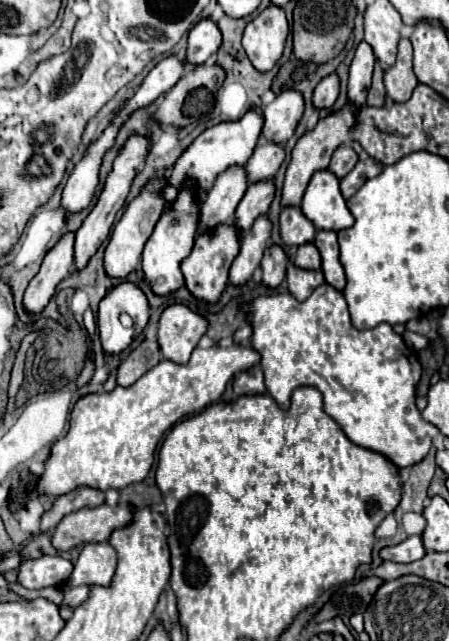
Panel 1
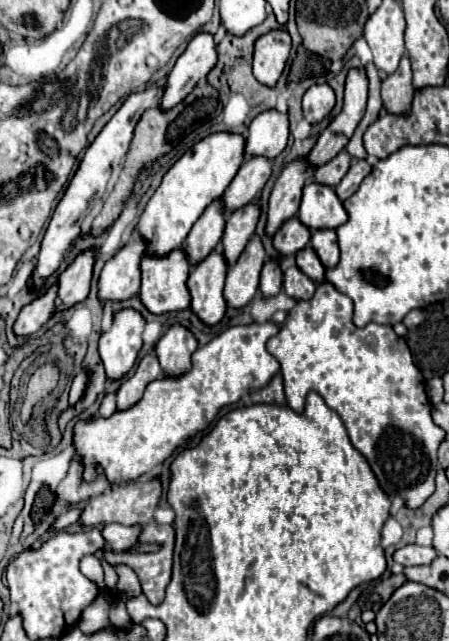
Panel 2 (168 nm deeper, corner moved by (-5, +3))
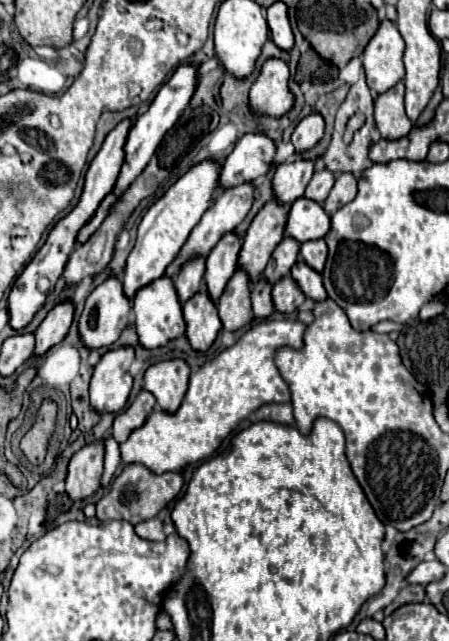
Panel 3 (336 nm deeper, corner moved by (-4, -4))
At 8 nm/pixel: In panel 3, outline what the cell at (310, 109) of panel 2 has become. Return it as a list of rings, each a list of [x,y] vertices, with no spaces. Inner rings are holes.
[[[314,112],[296,126],[296,130],[292,132],[292,144],[294,144],[296,152],[302,154],[302,152],[310,150],[312,146],[316,146],[316,142],[322,136],[324,136],[324,120],[318,112]]]

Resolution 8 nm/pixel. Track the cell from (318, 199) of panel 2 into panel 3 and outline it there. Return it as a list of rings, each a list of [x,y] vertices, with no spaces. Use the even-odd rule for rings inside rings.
[[[298,198],[288,212],[286,232],[296,242],[308,242],[324,238],[330,230],[330,216],[324,212],[320,204],[308,198]]]

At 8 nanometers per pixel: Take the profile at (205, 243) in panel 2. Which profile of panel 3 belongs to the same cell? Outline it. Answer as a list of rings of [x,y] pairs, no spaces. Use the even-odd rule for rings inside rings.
[[[204,258],[190,260],[188,264],[182,266],[180,274],[174,278],[174,288],[176,288],[180,304],[184,304],[186,300],[190,300],[190,296],[194,296],[196,292],[200,292],[204,270],[206,270]]]

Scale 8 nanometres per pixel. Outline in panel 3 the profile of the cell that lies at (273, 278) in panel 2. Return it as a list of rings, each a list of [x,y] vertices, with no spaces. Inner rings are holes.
[[[268,282],[252,284],[252,314],[258,320],[264,320],[274,312],[270,290],[272,290],[272,286]]]

